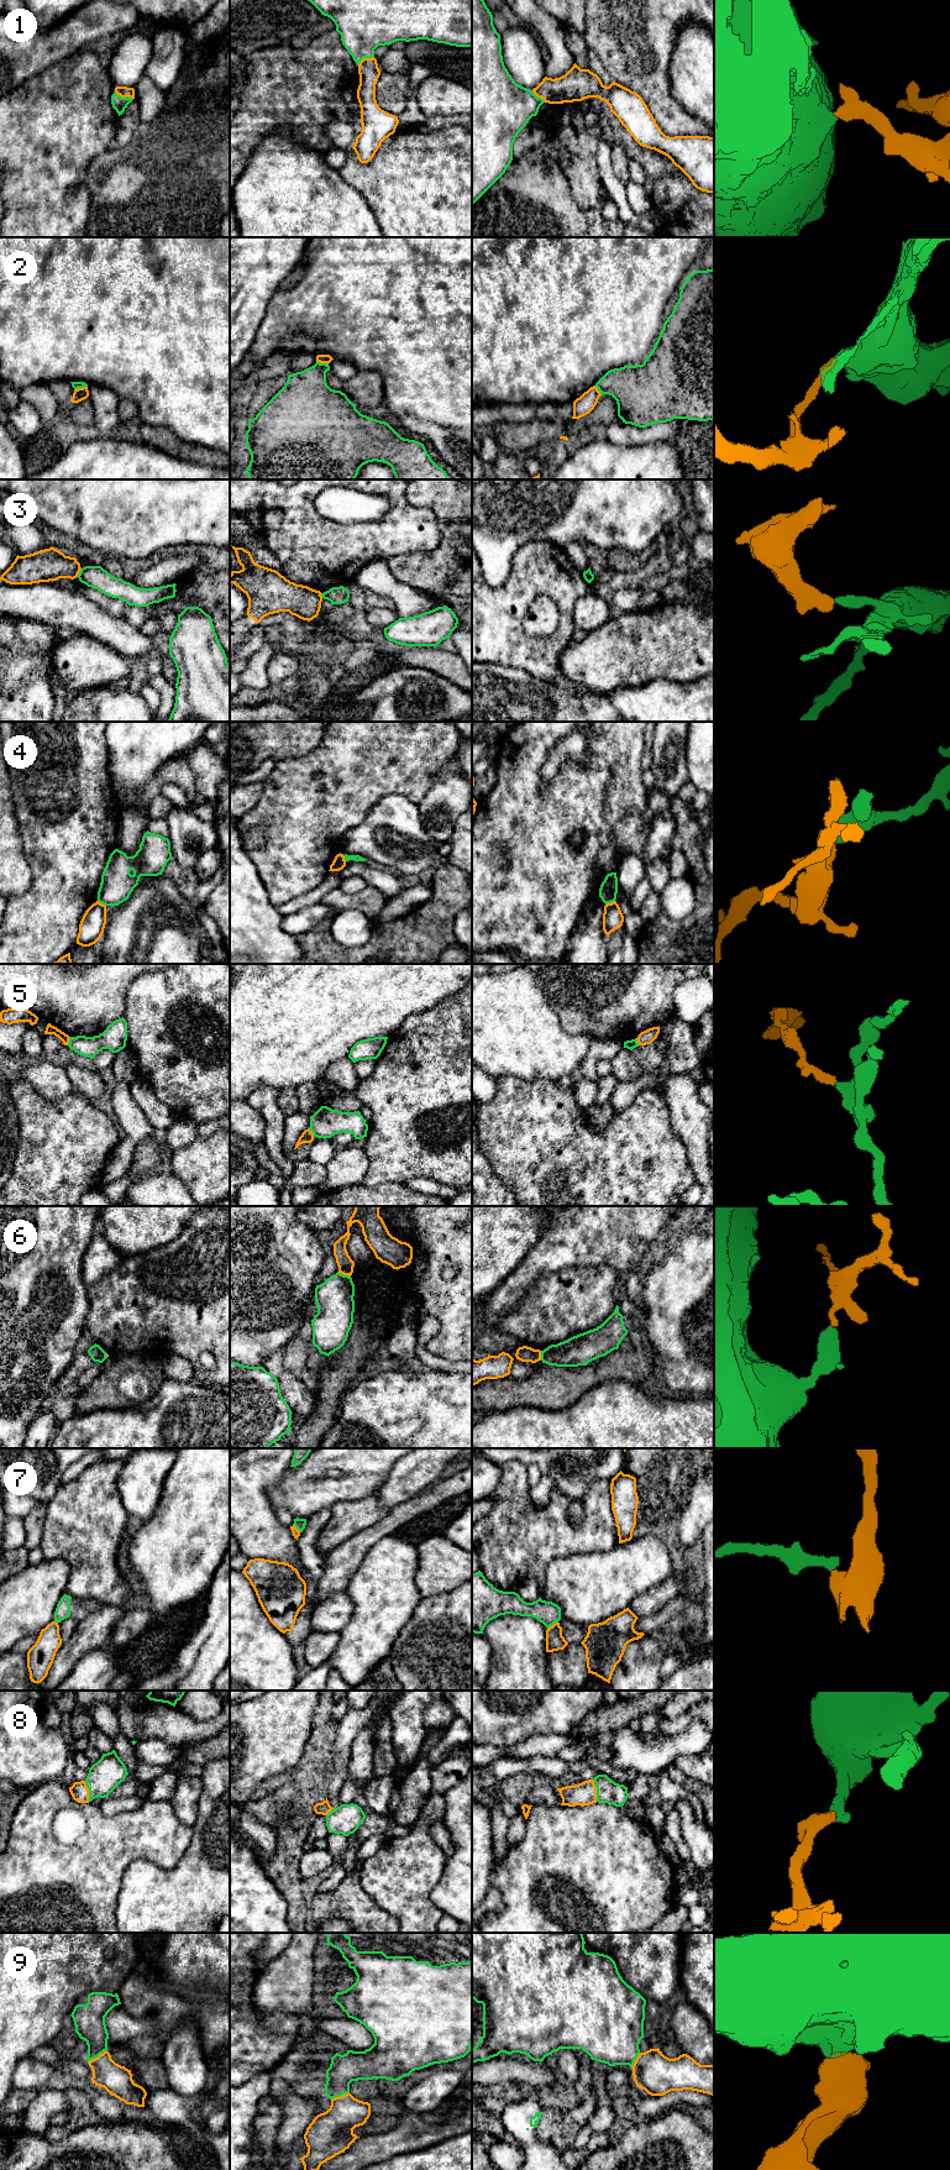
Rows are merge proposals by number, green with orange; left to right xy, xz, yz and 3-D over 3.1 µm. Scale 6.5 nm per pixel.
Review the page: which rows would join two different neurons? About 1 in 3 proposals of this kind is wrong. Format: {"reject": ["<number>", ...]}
{"reject": ["2", "3", "4", "5", "6", "7"]}

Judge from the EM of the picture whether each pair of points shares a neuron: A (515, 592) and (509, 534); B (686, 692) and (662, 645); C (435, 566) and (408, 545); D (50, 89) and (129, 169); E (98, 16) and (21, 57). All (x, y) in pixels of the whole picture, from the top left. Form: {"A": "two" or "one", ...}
{"A": "two", "B": "two", "C": "two", "D": "two", "E": "one"}

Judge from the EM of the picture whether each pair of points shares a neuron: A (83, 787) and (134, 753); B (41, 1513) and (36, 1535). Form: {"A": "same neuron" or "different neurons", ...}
{"A": "different neurons", "B": "same neuron"}

